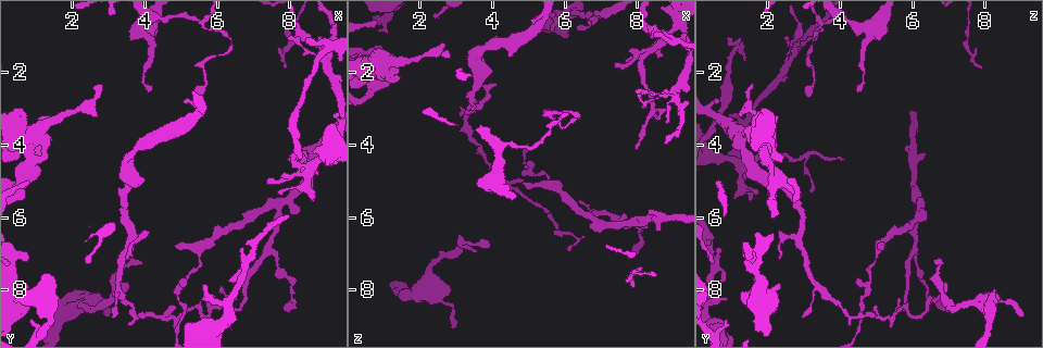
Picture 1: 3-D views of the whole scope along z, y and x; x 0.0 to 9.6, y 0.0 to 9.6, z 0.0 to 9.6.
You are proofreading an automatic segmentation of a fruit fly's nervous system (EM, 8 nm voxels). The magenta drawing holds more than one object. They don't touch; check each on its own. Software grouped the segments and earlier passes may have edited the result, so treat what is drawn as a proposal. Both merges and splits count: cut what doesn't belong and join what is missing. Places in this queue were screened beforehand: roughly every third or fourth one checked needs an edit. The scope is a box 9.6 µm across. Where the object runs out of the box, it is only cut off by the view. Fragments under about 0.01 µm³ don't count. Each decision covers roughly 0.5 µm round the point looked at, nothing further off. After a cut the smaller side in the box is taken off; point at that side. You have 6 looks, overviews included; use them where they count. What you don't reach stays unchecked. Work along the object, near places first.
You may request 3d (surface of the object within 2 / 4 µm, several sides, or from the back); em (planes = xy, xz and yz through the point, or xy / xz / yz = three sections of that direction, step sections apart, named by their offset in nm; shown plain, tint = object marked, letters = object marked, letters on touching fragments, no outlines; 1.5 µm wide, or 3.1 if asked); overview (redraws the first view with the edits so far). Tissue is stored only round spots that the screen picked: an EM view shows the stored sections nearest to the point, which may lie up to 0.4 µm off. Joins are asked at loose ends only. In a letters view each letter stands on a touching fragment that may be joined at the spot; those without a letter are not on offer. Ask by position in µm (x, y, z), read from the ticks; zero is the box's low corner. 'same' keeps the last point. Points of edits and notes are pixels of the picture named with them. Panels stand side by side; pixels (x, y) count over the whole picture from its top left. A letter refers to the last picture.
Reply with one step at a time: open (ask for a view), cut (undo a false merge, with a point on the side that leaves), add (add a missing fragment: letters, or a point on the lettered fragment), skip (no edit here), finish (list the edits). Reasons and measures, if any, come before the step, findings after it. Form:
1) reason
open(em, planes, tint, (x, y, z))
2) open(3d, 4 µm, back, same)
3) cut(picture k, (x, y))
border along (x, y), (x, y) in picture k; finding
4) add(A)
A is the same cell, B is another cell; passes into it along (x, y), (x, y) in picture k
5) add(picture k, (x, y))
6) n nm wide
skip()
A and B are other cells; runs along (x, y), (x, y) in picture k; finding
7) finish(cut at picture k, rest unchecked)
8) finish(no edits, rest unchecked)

free end
open(em, planes, letters, (8.45, 1.15, 1.05))

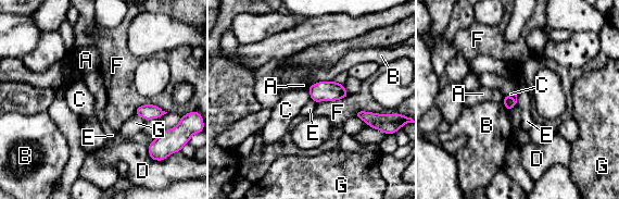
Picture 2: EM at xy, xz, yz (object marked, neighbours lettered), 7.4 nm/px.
skip()
A, B, C, D, E, F and G are other cells; border along (513, 90), (516, 94), (517, 102) in picture 2; no lettered fragment goes on from it

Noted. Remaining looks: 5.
tapers out
open(em, planes, letters, (5.45, 2.60, 3.05))

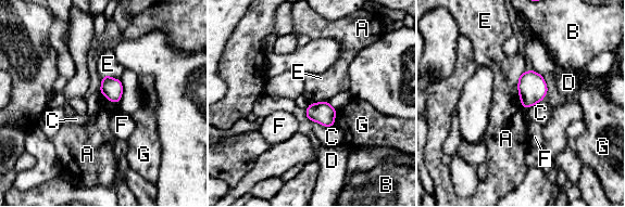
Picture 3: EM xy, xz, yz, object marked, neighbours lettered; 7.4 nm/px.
skip()
A, B, C, D, E, F and G are other cells; none of them fits

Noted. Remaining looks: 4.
thin end
open(em, xy, step 4, tint, (3.95, 7.25, 6.75))

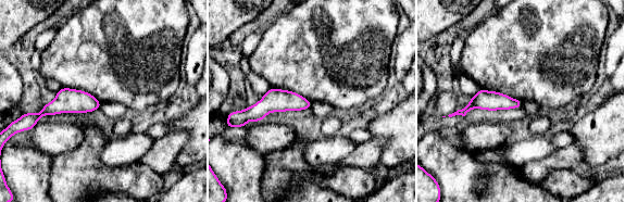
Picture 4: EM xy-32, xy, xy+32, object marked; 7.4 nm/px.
open(em, xy, step 4, letters, same)

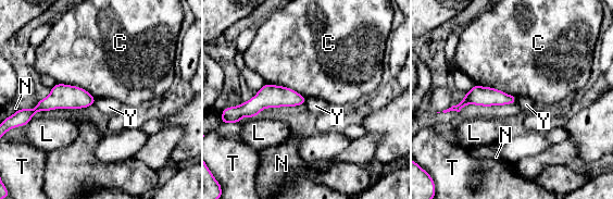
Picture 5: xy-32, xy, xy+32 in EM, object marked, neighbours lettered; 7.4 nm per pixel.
C touches over 320 nm
skip()
C, L, N, T and Y are other cells; border along (307, 98), (303, 103) in picture 5; no lettered fragment goes on from it

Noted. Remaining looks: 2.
finish(no edits, rest unchecked)

